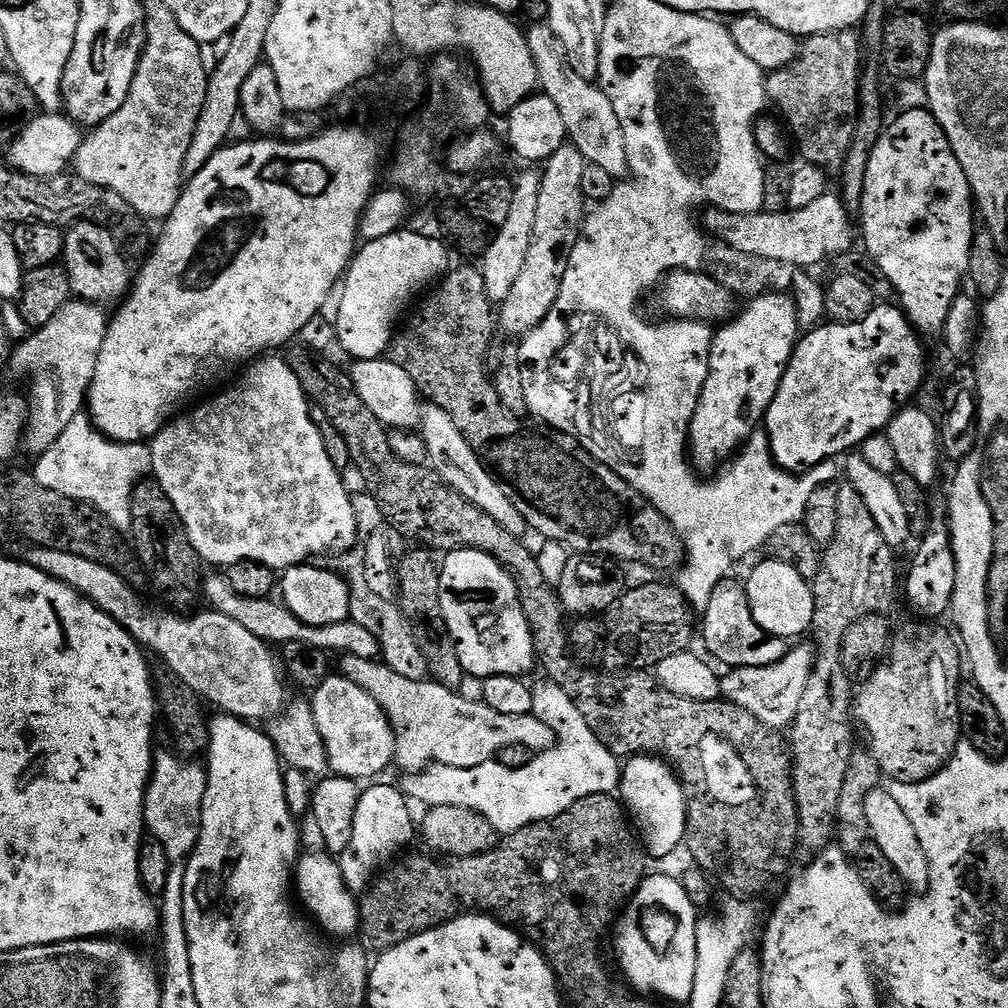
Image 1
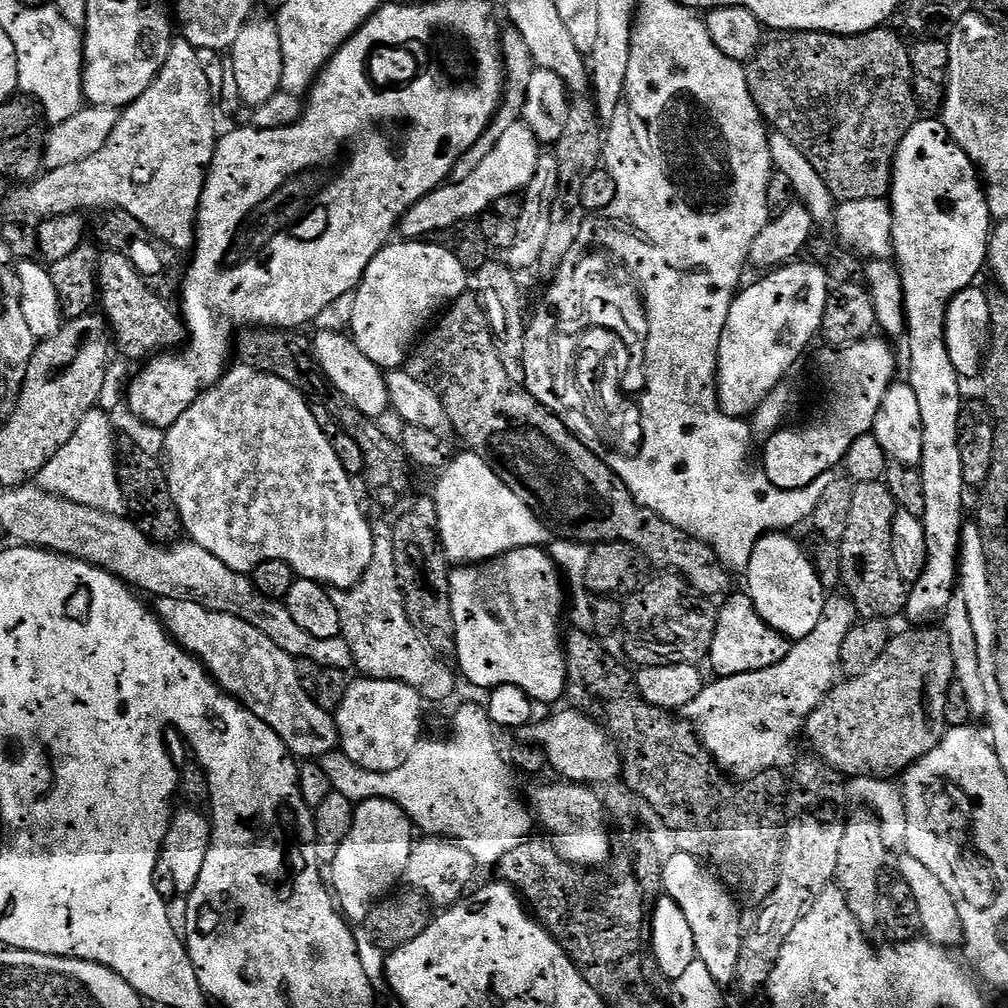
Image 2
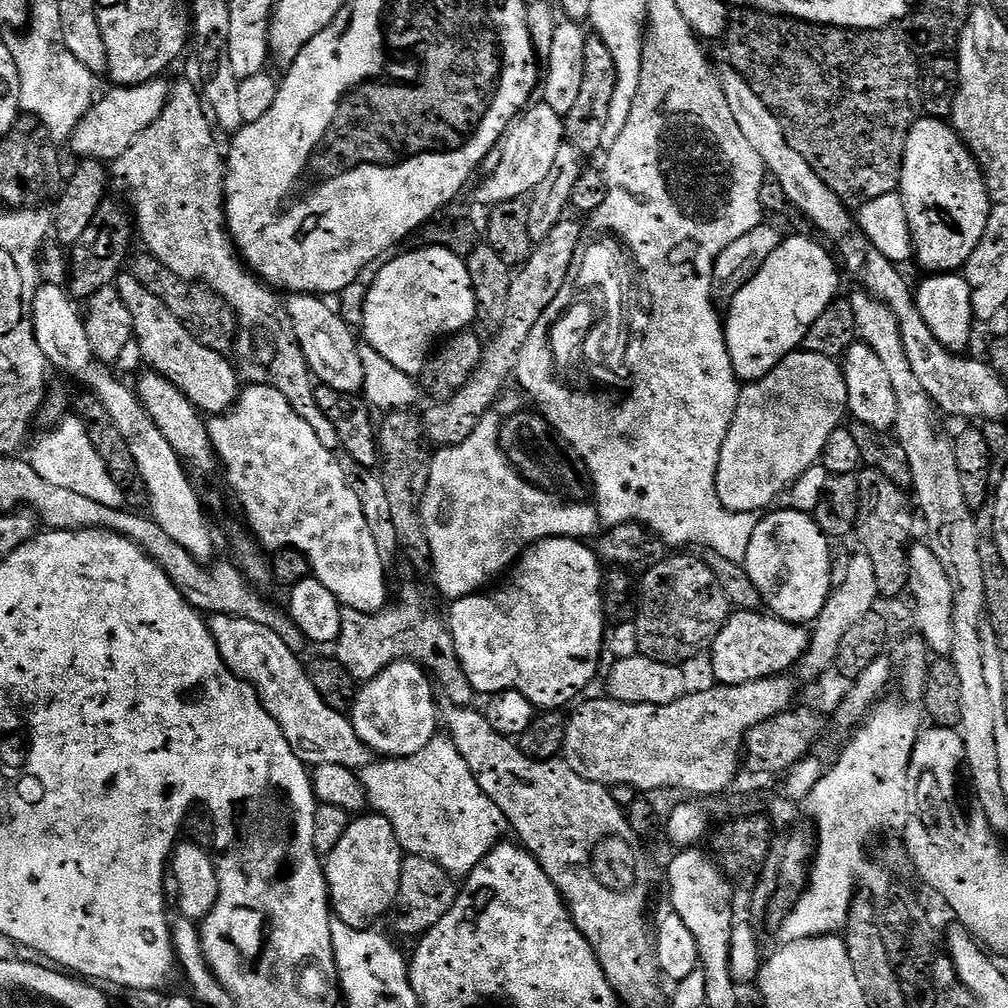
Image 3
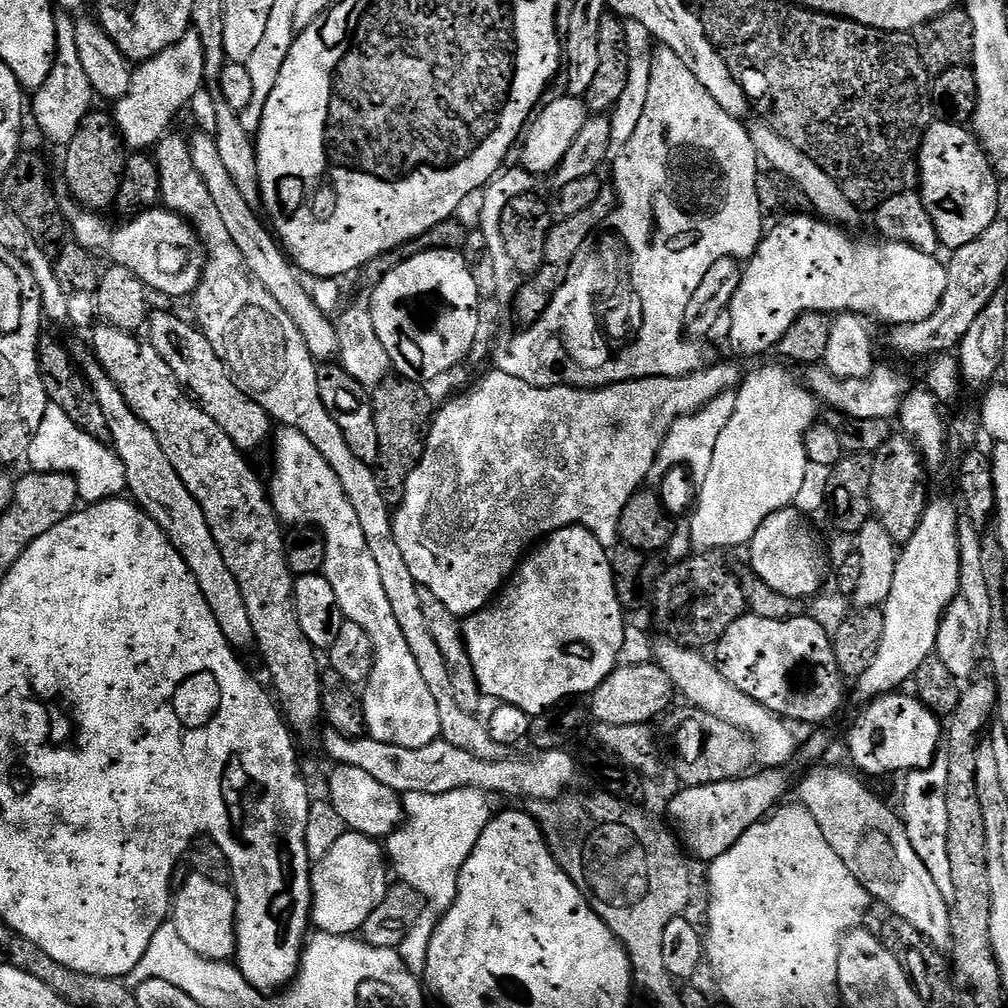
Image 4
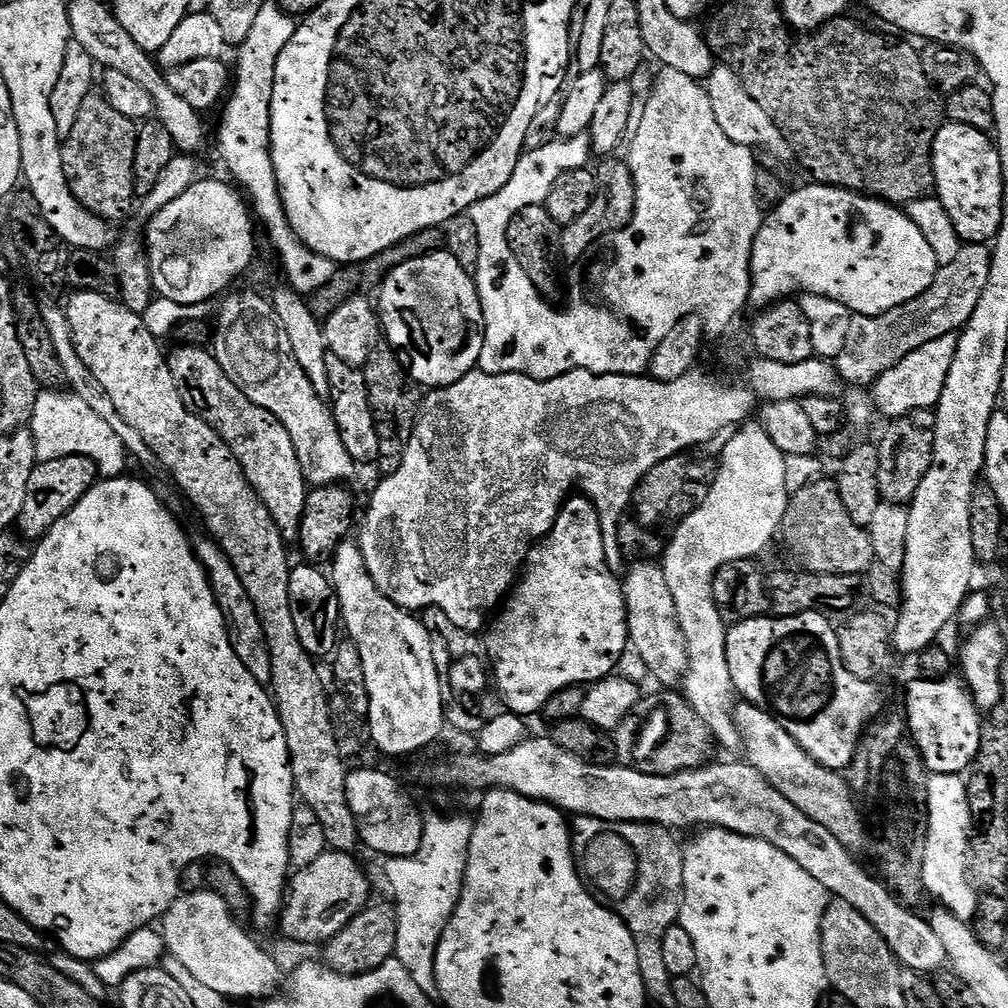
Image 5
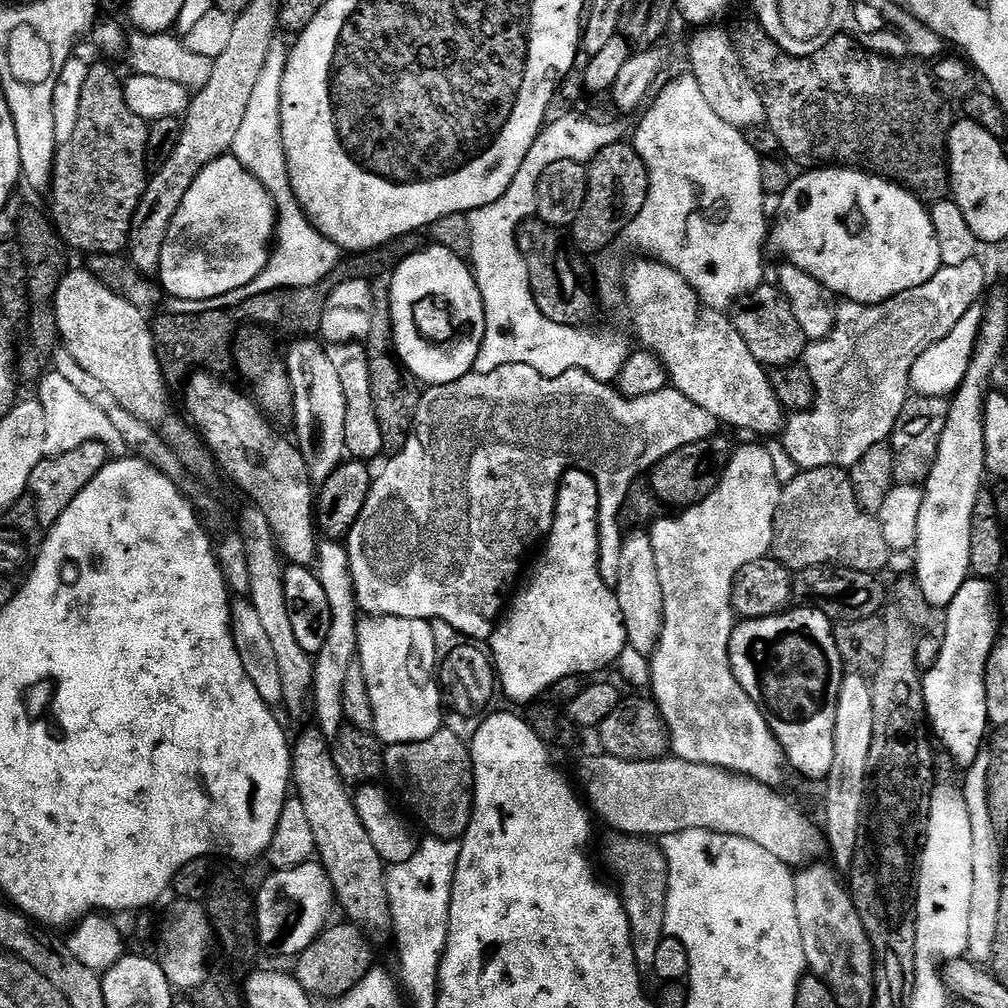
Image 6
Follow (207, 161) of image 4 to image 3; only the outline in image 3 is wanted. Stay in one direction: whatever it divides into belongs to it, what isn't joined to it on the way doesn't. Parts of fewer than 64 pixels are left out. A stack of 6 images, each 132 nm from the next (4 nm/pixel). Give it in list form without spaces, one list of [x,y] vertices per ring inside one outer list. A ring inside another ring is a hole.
[[[292,294],[287,297],[286,307],[288,316],[292,319],[294,334],[300,344],[302,354],[308,363],[308,369],[311,370],[313,377],[319,383],[330,386],[339,392],[350,392],[360,394],[364,391],[364,375],[362,374],[362,358],[360,357],[360,344],[358,336],[352,333],[352,328],[328,305],[321,297],[311,294]]]

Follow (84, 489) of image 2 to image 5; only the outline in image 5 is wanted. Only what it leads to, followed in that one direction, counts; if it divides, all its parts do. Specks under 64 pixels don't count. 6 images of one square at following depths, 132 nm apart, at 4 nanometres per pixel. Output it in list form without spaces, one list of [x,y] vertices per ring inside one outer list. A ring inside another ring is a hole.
[[[68,390],[60,391],[41,391],[32,407],[30,431],[34,438],[37,461],[85,456],[96,463],[96,471],[101,477],[125,475],[127,468],[124,467],[130,463],[130,457],[124,451],[122,438],[118,438],[118,434],[110,430],[110,425],[98,418],[98,414],[94,414],[94,410],[90,410],[90,406],[82,402],[82,398],[72,395]]]

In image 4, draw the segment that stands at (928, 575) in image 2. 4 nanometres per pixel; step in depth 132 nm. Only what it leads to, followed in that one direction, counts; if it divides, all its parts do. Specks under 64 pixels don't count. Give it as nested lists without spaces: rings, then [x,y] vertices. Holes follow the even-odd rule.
[[[936,120],[926,130],[924,141],[920,143],[918,153],[920,162],[920,178],[918,191],[924,199],[926,210],[930,214],[930,222],[934,222],[934,230],[938,232],[938,238],[945,249],[955,250],[974,242],[982,230],[986,230],[998,219],[996,212],[1000,208],[1000,188],[996,171],[988,161],[988,156],[982,150],[975,135],[963,123],[947,124]]]

